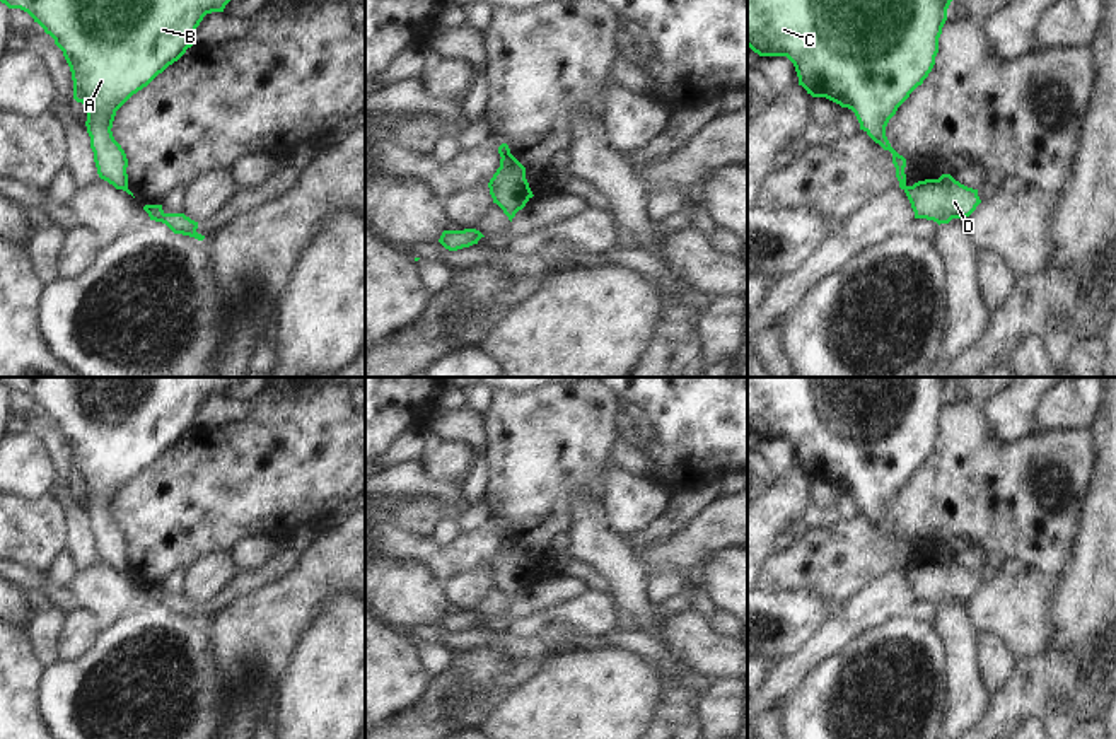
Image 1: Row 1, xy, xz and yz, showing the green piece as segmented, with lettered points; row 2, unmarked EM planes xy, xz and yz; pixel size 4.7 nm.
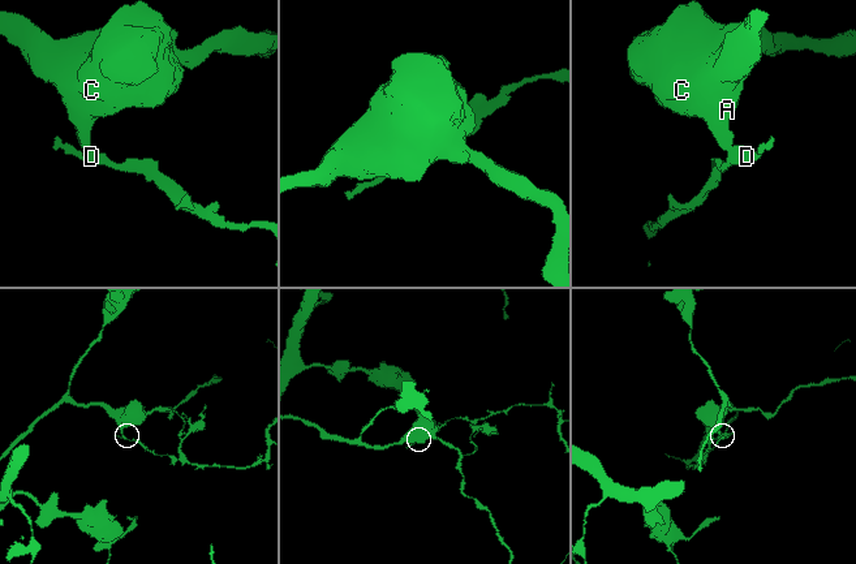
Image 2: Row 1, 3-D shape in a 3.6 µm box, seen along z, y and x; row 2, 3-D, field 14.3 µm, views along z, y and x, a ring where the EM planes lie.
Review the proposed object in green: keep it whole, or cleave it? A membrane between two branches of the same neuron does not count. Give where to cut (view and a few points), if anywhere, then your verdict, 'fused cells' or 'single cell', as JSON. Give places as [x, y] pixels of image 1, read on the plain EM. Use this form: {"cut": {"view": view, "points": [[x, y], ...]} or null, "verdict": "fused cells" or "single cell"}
{"cut": {"view": "xz", "points": [[509, 533], [502, 540]]}, "verdict": "fused cells"}

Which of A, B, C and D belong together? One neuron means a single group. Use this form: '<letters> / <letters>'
A B C / D

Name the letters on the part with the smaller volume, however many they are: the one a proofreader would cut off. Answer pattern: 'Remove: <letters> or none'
Remove: D

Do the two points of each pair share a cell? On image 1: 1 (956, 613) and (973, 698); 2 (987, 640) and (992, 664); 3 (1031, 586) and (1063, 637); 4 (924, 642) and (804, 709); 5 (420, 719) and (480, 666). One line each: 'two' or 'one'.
1: one
2: one
3: two
4: one
5: one

